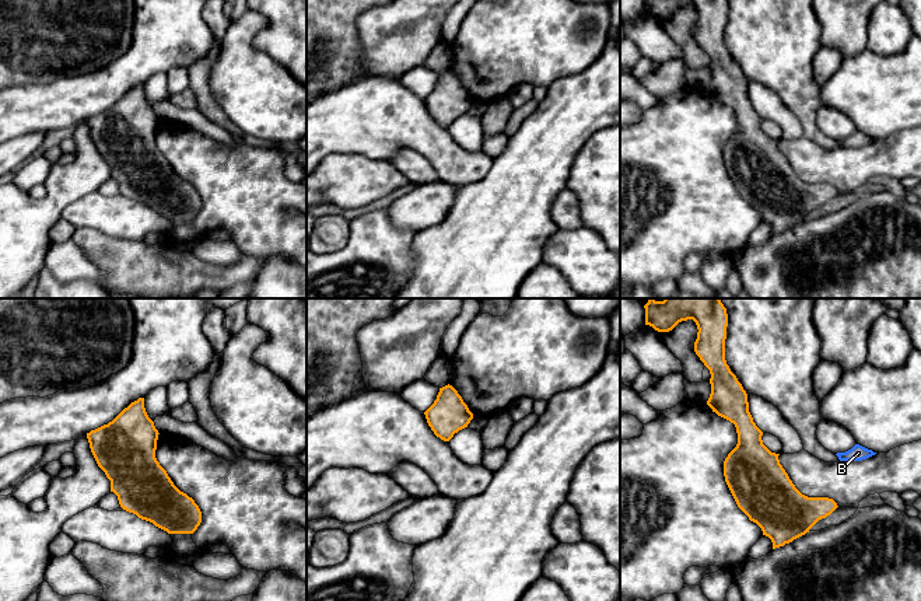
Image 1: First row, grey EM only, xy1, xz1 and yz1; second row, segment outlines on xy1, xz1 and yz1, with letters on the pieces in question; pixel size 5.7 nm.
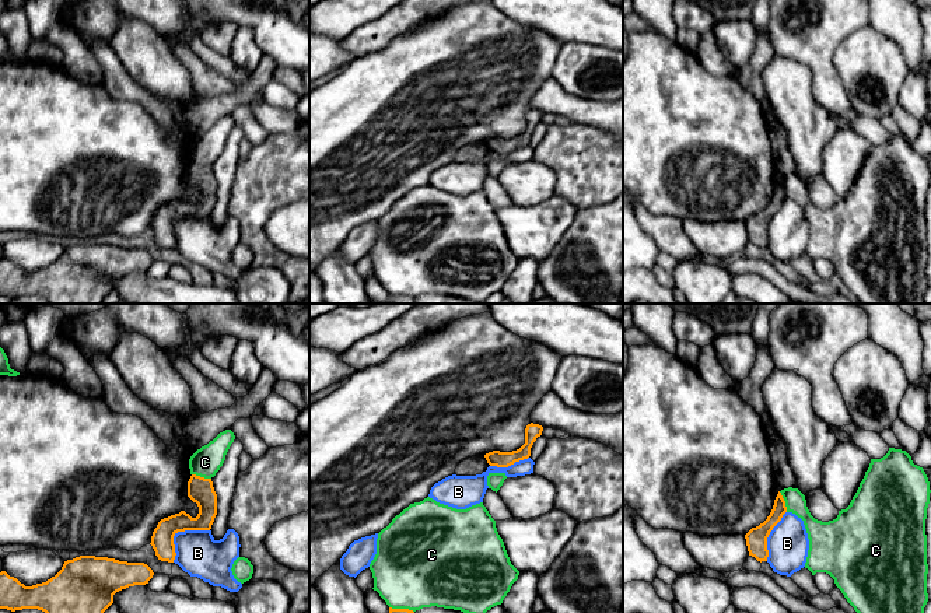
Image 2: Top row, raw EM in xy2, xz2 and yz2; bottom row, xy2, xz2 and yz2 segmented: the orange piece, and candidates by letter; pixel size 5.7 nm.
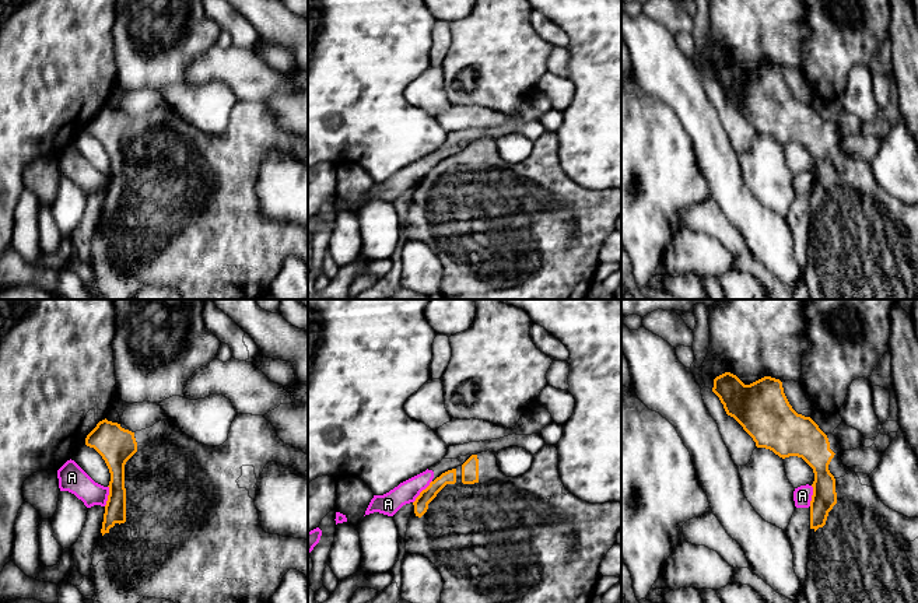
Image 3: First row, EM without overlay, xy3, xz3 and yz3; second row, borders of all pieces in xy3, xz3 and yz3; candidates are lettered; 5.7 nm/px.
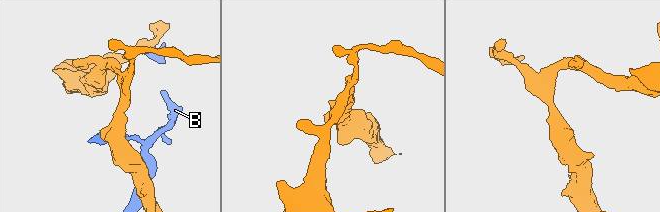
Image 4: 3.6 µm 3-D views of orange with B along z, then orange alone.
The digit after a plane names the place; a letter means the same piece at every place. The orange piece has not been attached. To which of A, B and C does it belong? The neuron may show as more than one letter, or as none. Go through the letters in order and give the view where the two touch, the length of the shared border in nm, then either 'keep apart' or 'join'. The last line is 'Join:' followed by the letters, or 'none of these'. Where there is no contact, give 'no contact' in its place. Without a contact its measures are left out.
A: meets orange in xz3; contact 170 nm long; keep apart
B: meets orange in xy2; contact 280 nm long; keep apart
C: meets orange in yz2; contact 130 nm long; keep apart
Join: none of these

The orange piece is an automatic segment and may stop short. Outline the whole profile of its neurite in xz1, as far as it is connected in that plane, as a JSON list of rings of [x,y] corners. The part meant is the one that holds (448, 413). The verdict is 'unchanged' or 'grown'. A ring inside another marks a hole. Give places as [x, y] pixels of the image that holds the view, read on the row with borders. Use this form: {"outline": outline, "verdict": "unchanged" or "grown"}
{"outline": [[[452,385],[440,388],[437,399],[424,412],[431,430],[437,437],[449,441],[455,433],[467,427],[473,413]]], "verdict": "unchanged"}

